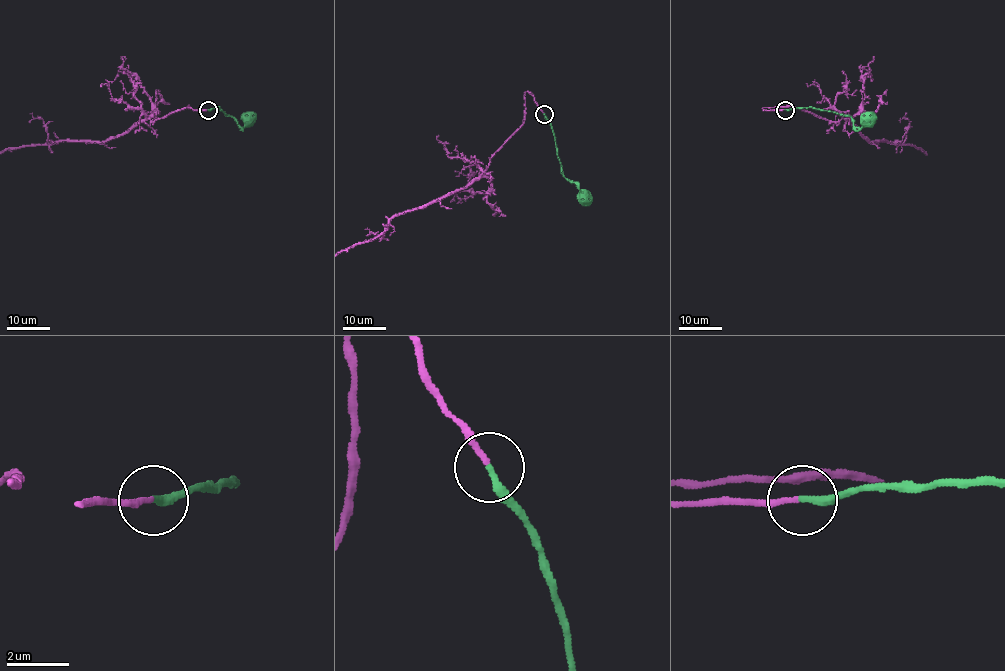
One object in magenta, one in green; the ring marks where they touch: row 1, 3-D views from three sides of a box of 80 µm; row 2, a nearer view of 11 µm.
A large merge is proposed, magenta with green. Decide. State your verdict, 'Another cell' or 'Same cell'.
Same cell

